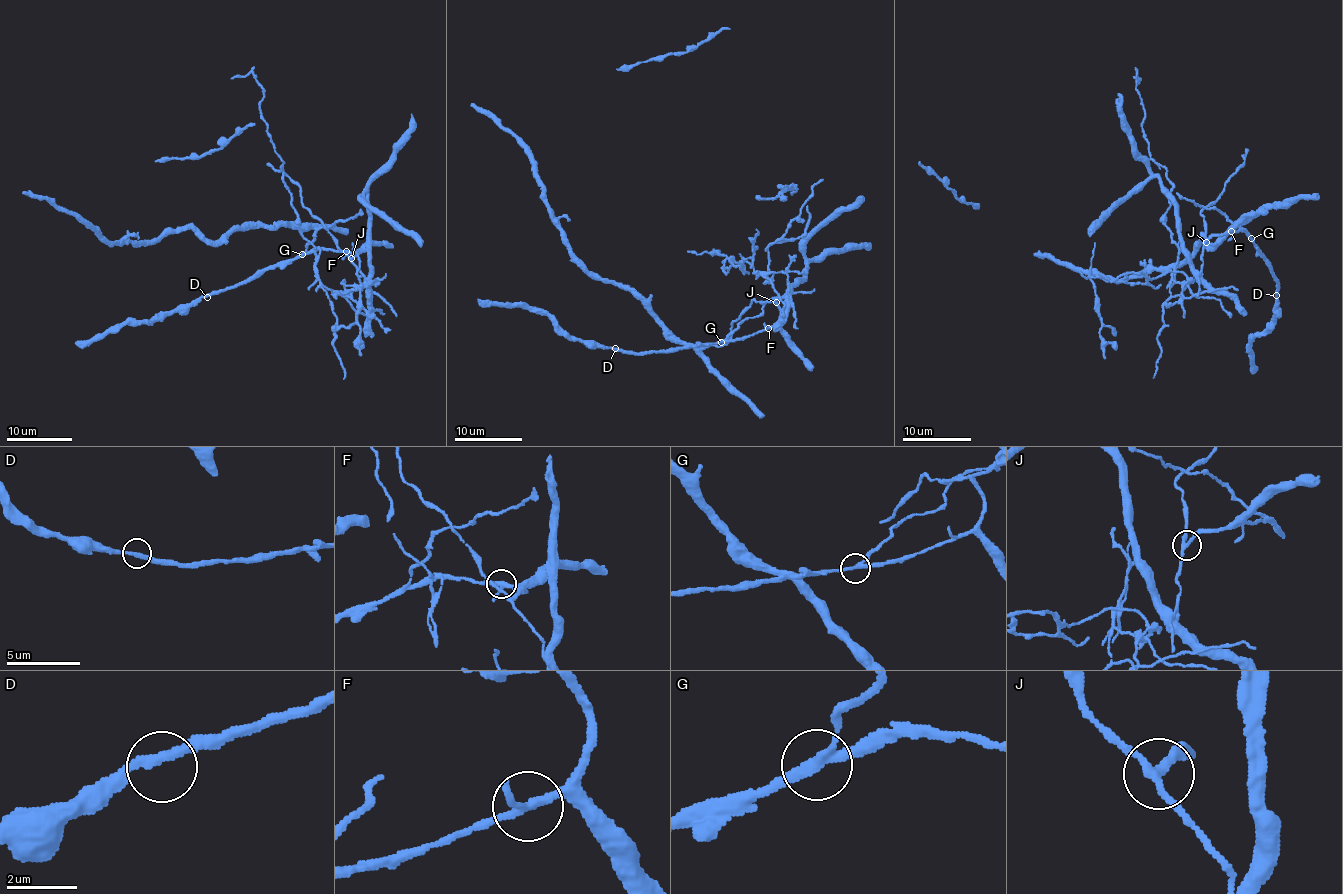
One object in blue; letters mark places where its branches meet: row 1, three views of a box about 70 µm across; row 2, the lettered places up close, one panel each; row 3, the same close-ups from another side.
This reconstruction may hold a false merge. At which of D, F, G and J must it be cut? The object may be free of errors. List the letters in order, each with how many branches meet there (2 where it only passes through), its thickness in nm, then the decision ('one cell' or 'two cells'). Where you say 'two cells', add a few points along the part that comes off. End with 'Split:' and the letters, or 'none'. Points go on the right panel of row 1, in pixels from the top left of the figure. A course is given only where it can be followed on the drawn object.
D: 2 branches meet; 260 nm thick; one cell
F: 3 branches meet; 200 nm thick; one cell
G: 3 branches meet; 240 nm thick; one cell
J: 3 branches meet; 240 nm thick; two cells; foreign part runs (1206, 242), (1206, 291), (1185, 297), (1165, 224), (1172, 183), (1148, 151), (1136, 72), (1139, 82)
Split: J

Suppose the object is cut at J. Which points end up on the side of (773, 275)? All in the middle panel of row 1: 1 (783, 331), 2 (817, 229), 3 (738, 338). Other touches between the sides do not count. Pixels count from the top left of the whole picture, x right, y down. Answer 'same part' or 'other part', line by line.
1: other part
2: other part
3: other part

